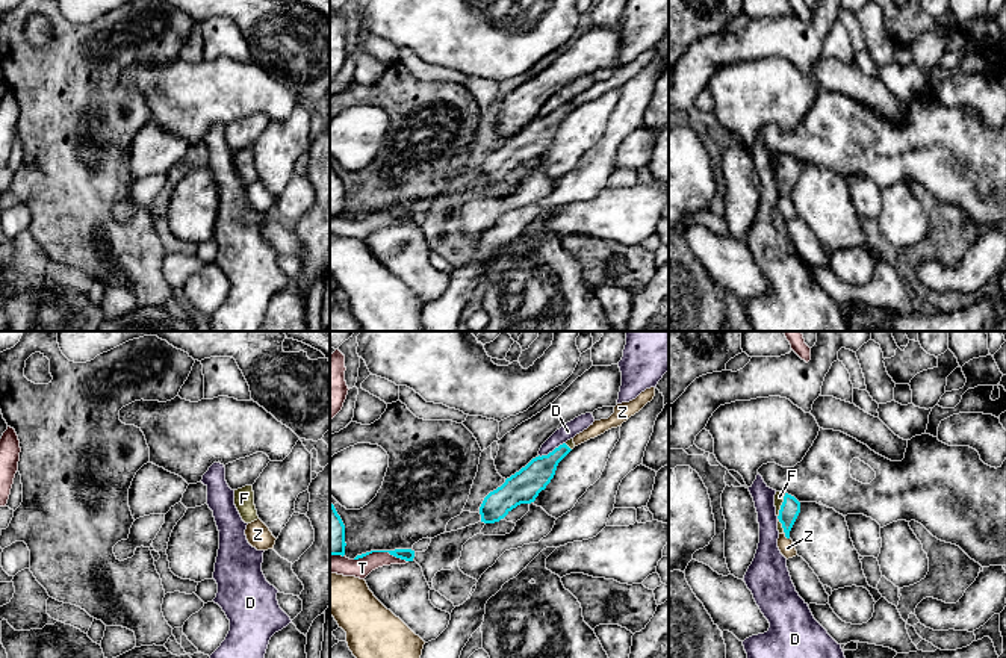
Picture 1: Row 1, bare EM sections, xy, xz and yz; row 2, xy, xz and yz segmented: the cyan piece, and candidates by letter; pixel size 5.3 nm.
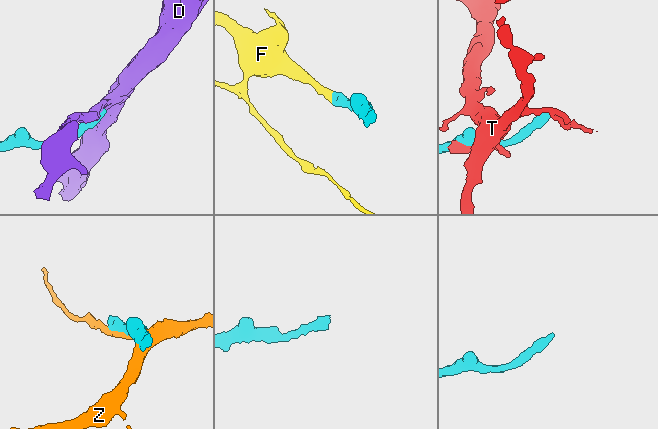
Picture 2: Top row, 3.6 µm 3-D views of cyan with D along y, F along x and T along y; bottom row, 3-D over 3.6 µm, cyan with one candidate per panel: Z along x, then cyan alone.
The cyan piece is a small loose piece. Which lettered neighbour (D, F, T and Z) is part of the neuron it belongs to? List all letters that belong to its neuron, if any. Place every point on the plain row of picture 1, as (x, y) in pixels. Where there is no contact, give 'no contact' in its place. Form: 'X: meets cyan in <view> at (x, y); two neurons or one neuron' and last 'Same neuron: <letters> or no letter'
D: meets cyan in xz at (552, 112); two neurons
F: meets cyan in yz at (779, 174); one neuron
T: meets cyan in xz at (381, 212); two neurons
Z: meets cyan in yz at (787, 198); two neurons
Same neuron: F

